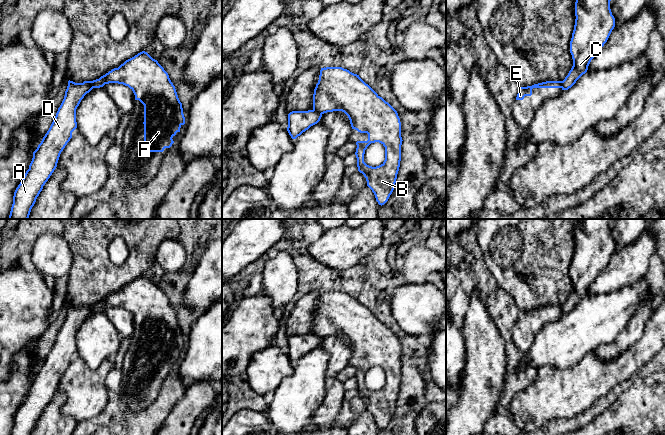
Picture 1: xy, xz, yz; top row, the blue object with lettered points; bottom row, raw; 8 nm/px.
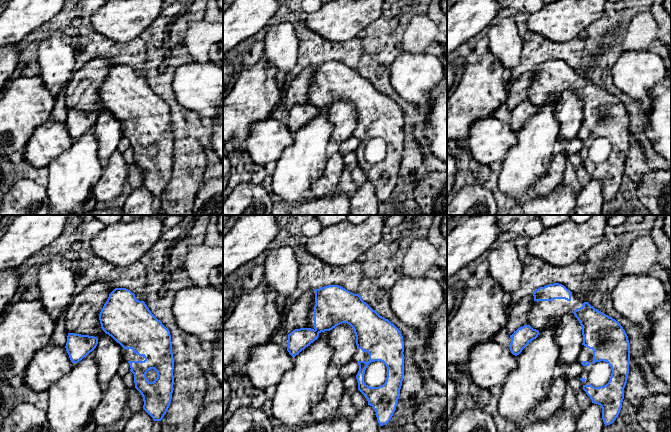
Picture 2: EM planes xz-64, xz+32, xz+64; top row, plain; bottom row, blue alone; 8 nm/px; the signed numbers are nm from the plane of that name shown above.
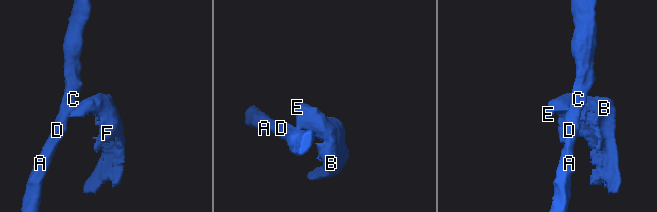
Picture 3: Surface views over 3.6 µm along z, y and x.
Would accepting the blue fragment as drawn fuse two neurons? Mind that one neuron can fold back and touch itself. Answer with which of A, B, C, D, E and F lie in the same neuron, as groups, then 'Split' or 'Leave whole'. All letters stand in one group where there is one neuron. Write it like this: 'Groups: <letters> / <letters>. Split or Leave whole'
Groups: A C D / B E F. Split

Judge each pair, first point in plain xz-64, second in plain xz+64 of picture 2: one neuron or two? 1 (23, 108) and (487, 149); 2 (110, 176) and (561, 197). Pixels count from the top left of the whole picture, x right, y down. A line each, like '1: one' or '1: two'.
1: two
2: two

